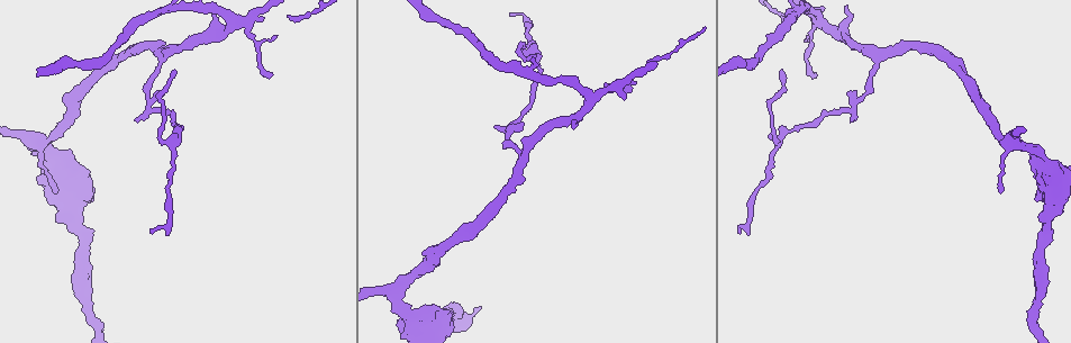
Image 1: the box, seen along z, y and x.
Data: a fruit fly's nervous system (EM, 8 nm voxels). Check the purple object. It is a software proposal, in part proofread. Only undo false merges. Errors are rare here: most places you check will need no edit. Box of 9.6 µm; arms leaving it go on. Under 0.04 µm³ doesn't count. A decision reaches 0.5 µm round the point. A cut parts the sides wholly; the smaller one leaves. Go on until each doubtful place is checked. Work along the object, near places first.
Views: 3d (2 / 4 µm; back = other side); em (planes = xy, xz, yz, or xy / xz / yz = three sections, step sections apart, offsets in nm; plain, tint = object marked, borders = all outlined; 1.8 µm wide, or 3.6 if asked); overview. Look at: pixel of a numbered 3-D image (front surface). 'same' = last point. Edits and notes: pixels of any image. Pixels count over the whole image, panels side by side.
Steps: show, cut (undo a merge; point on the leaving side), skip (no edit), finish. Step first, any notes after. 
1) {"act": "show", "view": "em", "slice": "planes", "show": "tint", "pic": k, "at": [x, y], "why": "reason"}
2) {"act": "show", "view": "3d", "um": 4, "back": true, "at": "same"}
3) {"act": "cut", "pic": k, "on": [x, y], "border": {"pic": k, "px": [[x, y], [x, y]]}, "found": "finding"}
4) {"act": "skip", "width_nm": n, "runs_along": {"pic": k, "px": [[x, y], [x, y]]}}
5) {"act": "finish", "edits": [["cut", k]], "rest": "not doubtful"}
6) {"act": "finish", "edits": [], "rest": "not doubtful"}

{"act": "show", "view": "em", "slice": "planes", "show": "tint", "pic": 1, "at": [1039, 157]}

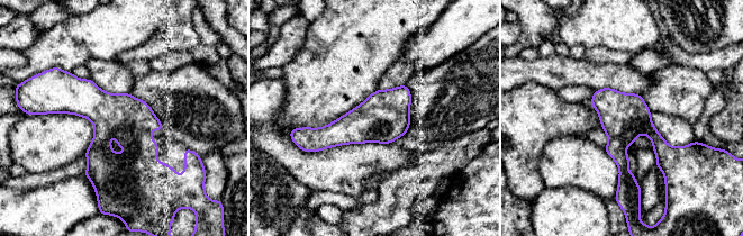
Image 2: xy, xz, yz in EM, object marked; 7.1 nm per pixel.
{"act": "skip", "runs_along": {"pic": 2, "px": [[71, 76], [101, 114], [117, 185]]}, "found": "one neuron here"}

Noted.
{"act": "show", "view": "3d", "um": 4, "pic": 1, "at": [1017, 144], "why": "touches itself"}

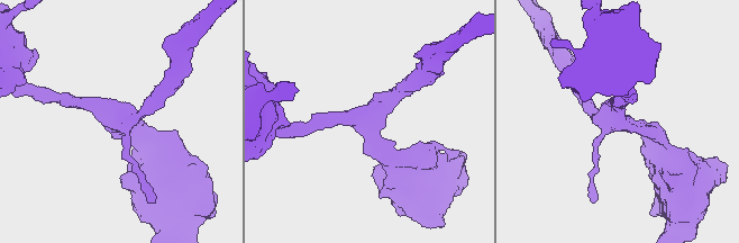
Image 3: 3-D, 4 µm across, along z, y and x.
{"act": "show", "view": "em", "slice": "planes", "show": "tint", "pic": 3, "at": [123, 120], "why": "need the tissue"}

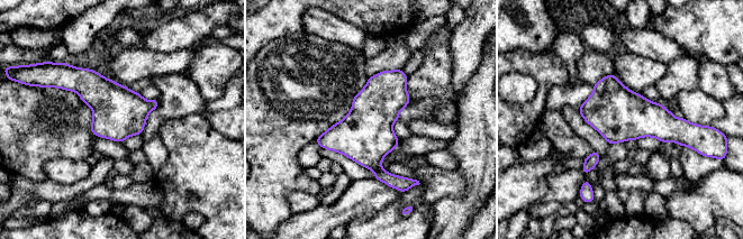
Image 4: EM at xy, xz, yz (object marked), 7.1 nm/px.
{"act": "skip", "found": "one neuron here"}

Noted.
{"act": "show", "view": "em", "um": 3.6, "slice": "planes", "show": "tint", "pic": 1, "at": [435, 328], "why": "three arms meet"}

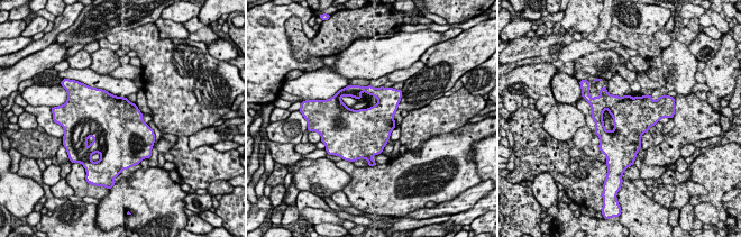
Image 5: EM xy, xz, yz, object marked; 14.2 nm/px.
{"act": "skip", "found": "all the same neuron"}

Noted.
{"act": "finish", "edits": [], "rest": "not doubtful"}

